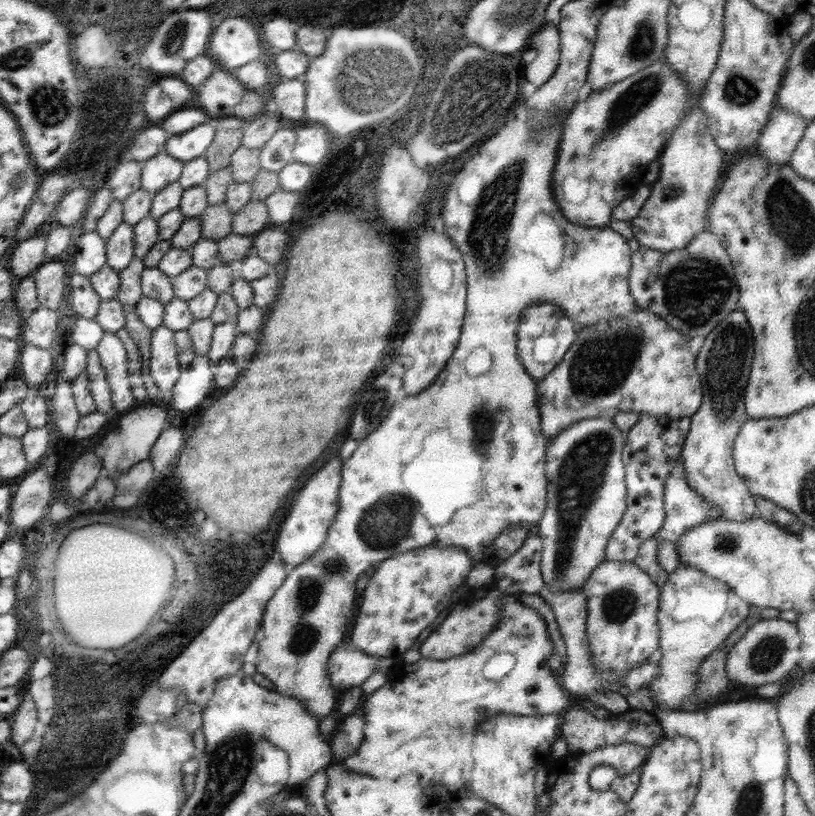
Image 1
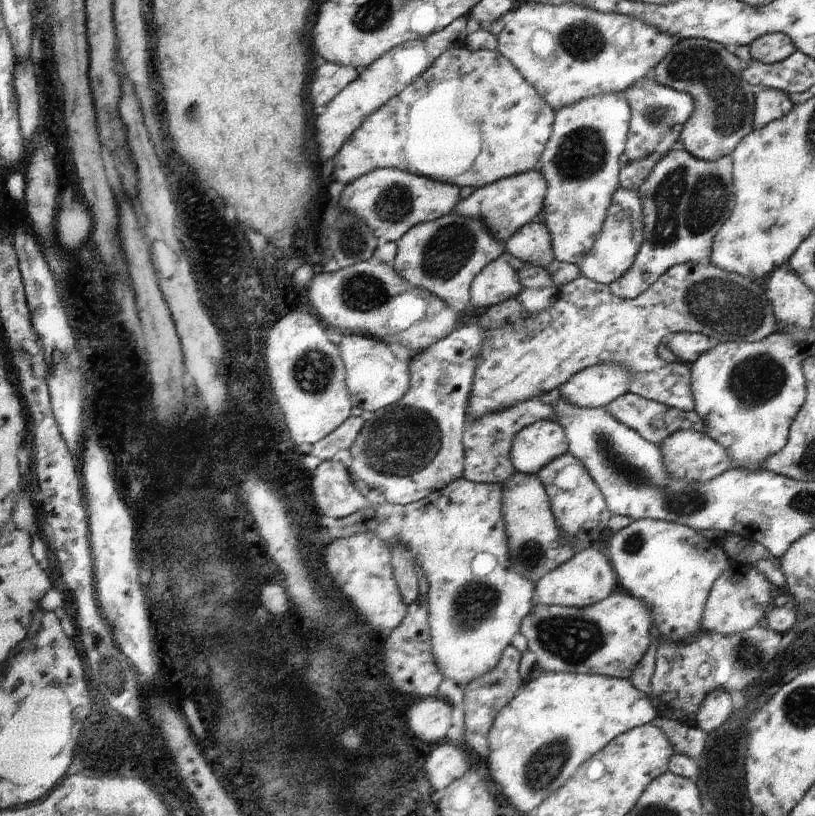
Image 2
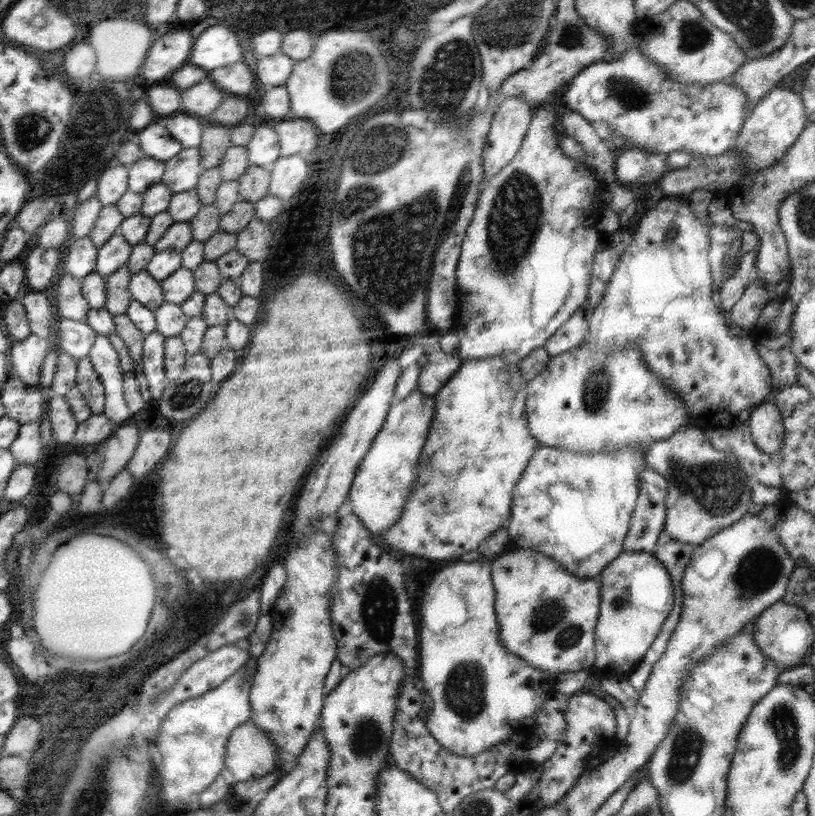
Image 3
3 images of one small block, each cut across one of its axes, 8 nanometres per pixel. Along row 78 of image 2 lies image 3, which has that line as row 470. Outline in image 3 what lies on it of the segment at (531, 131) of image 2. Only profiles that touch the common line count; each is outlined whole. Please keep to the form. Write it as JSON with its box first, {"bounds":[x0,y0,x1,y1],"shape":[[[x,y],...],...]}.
{"bounds":[378,357,539,561],"shape":[[[502,357],[461,359],[460,368],[433,397],[436,410],[415,466],[417,477],[412,492],[399,521],[378,538],[389,551],[408,552],[432,561],[459,561],[464,553],[478,549],[485,538],[507,522],[513,490],[539,442],[531,436],[527,425],[527,384],[521,379],[519,368]]]}

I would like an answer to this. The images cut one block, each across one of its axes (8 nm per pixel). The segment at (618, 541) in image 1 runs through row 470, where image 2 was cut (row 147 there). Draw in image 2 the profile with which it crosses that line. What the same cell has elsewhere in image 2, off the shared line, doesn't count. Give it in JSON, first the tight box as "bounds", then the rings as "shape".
{"bounds":[619,75,694,191],"shape":[[[648,75],[629,86],[623,94],[631,108],[631,121],[624,152],[619,156],[619,188],[637,191],[652,172],[654,165],[668,151],[679,146],[681,130],[694,110],[693,98],[689,94],[660,84]]]}

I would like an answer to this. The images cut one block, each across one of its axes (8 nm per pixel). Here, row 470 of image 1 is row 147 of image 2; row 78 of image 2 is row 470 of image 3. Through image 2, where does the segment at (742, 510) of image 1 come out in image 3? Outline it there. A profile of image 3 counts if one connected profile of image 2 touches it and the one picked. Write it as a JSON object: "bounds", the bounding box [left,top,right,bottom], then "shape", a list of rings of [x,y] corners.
{"bounds":[643,422,753,545],"shape":[[[692,422],[680,426],[669,439],[651,441],[643,454],[643,459],[646,468],[655,470],[667,480],[665,530],[676,542],[700,545],[707,538],[738,522],[753,505],[752,491],[748,485],[749,478],[737,456],[711,448],[705,437],[704,428],[696,427]]]}

